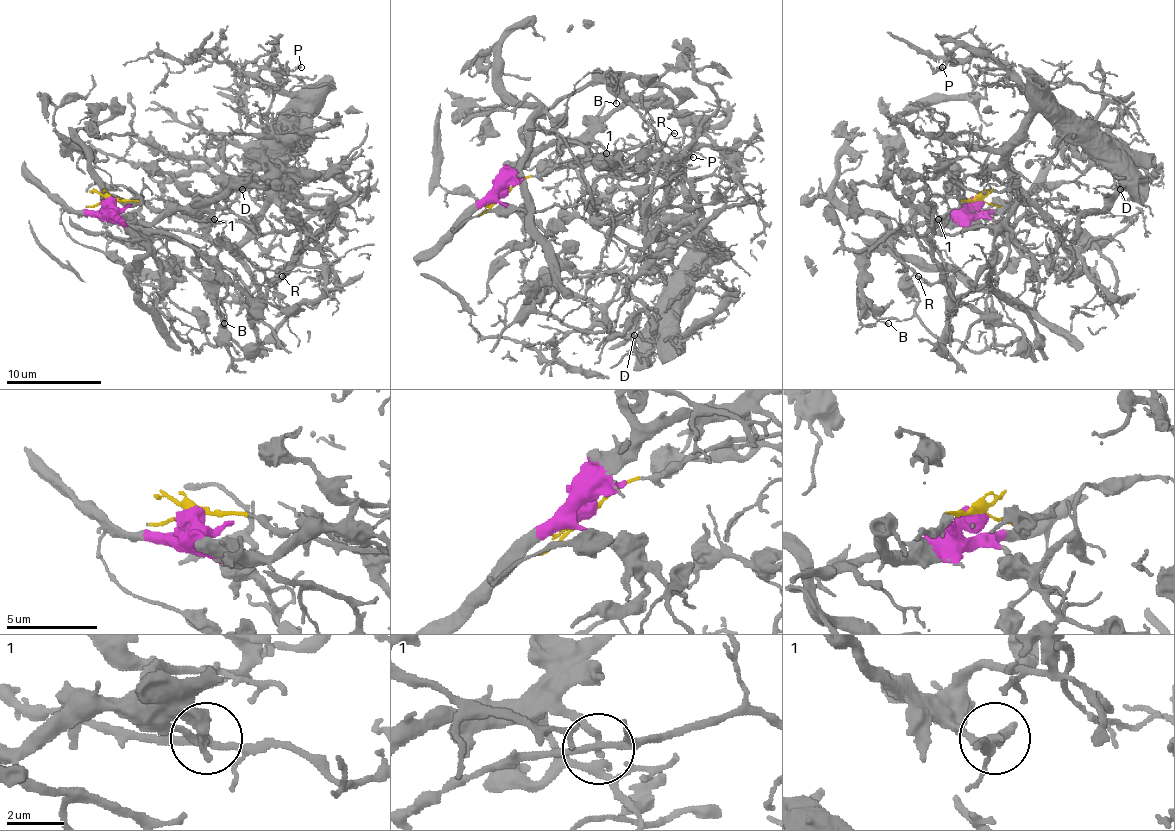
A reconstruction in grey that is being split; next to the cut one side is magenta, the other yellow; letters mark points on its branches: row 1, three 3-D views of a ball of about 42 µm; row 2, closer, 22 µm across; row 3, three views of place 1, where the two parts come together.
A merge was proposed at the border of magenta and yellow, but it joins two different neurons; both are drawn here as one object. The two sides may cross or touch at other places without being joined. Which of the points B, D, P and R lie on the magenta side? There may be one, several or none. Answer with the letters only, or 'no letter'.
B, R

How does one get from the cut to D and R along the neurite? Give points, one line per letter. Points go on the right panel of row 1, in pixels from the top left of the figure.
D: (979, 199), (963, 199), (927, 232), (994, 228), (1013, 209), (1008, 149), (1039, 111), (1139, 183), (1120, 190)
R: (979, 202), (1015, 225), (996, 251), (994, 344), (1022, 337), (1034, 354), (1015, 325), (918, 275)

